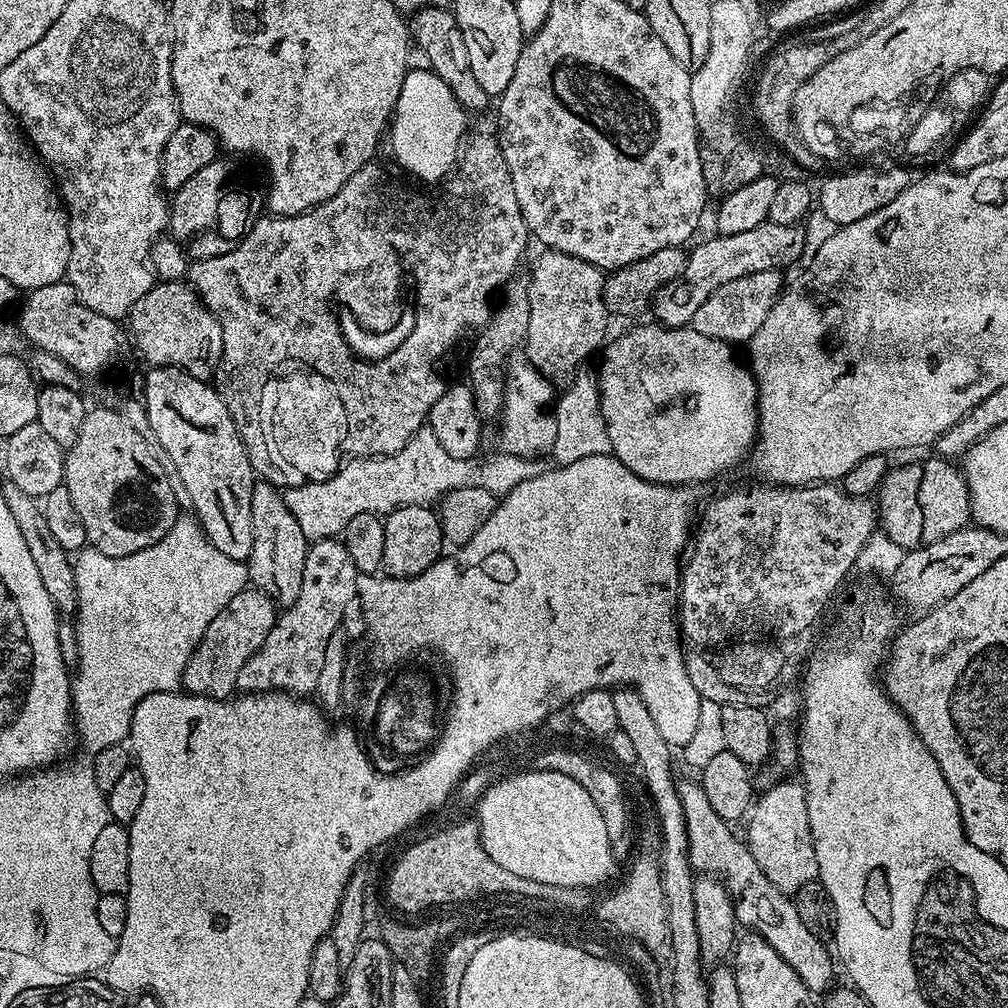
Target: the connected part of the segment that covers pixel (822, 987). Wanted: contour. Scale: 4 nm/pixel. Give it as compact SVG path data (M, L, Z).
M681 779L678 787L682 802L682 814L686 818L688 861L693 873L707 874L720 880L726 886L732 899L737 925L741 929L756 932L766 942L770 942L770 946L774 946L774 950L778 950L778 954L782 954L782 958L786 958L786 962L790 962L790 966L794 966L794 974L798 974L798 978L802 978L802 982L809 992L813 994L827 993L834 982L832 981L834 956L829 945L827 948L824 945L827 943L821 937L810 934L810 930L806 930L806 926L802 926L802 918L798 918L795 899L789 893L778 890L778 886L774 886L774 882L770 882L770 878L766 878L766 874L762 874L762 866L758 866L758 862L754 862L754 854L750 854L747 843L741 837L739 840L732 833L733 825L729 821L718 818L714 806L710 806L710 801L706 799L706 790L702 790L700 783L695 779Z

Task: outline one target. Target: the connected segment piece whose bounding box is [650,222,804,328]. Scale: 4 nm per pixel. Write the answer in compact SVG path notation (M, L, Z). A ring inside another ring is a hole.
M773 224L754 226L754 230L746 230L743 234L721 236L712 234L693 252L687 253L684 269L666 286L657 290L652 299L650 312L655 323L664 324L668 328L682 328L691 325L694 313L702 307L702 302L714 294L714 290L726 286L726 282L734 282L734 278L742 278L746 274L758 274L758 270L785 270L796 265L803 252L804 230L800 224Z

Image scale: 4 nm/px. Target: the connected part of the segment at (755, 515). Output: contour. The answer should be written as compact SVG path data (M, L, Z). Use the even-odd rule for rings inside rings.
M760 482L752 484L749 488L732 488L721 496L716 496L704 508L700 516L700 525L695 525L694 539L690 544L690 551L682 564L680 573L680 602L678 605L678 624L683 635L693 640L693 645L720 644L724 646L733 638L744 638L747 632L764 631L768 636L777 636L780 640L788 640L791 636L800 636L820 615L824 607L832 600L832 595L840 588L840 583L856 567L856 559L878 528L878 508L867 496L851 496L844 492L843 487L836 482L821 482L818 484L801 484L789 486L786 484L770 484Z

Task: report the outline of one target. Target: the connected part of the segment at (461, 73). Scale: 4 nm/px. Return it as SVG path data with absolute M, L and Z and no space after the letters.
M425 6L420 8L411 13L407 25L411 43L415 47L417 44L424 51L424 56L428 59L427 67L434 74L438 74L438 78L442 78L442 82L446 82L446 86L450 86L450 94L454 94L454 98L458 98L458 102L465 112L475 114L490 104L486 90L482 90L478 78L474 78L474 70L470 70L470 53L466 51L466 38L462 38L462 30L458 26L455 11L451 7Z

